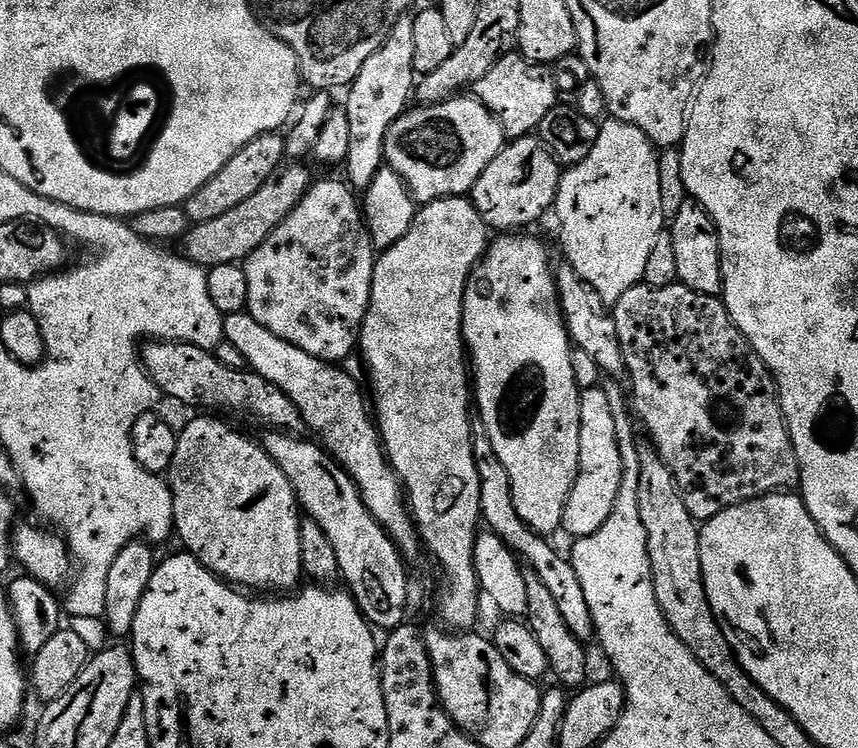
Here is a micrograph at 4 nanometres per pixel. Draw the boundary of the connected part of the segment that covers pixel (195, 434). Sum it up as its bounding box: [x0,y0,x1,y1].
[166,414,304,594]

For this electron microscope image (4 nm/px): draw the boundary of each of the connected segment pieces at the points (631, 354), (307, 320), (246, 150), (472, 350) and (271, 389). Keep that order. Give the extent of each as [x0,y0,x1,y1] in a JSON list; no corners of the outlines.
[[614,282,800,522],[243,179,378,362],[186,132,285,224],[464,234,580,534],[142,340,305,434]]

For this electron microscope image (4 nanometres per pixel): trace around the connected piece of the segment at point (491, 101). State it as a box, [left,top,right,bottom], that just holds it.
[474,54,557,138]

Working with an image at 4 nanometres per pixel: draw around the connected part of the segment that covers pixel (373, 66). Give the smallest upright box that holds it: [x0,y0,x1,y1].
[342,15,418,190]

